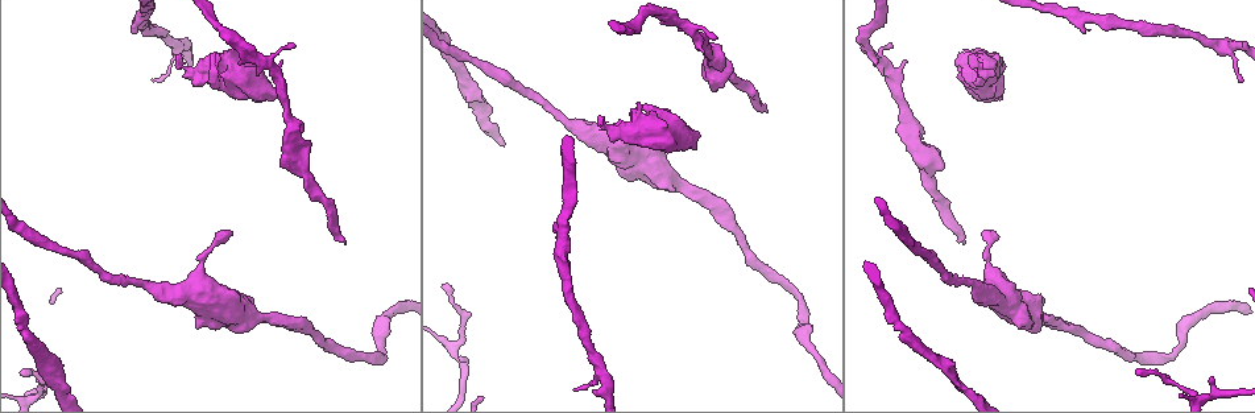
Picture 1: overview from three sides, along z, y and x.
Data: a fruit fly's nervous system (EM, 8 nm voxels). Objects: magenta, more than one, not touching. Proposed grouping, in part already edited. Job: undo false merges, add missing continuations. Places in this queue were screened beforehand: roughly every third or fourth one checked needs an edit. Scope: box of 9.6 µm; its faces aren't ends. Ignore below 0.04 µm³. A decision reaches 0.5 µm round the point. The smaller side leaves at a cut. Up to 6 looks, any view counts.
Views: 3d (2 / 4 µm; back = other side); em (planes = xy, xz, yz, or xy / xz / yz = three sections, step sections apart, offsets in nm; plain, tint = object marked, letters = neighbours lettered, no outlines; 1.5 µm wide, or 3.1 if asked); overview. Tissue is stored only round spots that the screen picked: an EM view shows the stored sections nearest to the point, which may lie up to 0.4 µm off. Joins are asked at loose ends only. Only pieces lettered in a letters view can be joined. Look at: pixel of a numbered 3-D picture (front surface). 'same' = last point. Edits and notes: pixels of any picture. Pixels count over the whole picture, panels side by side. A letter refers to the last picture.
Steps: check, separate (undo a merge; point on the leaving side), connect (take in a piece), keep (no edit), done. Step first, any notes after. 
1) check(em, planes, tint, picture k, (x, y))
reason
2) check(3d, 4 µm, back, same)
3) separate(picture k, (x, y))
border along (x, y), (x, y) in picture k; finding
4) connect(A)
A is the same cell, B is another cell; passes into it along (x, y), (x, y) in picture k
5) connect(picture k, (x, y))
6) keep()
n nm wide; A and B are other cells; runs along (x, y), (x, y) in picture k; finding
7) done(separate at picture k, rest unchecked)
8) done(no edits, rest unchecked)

check(3d, 4 µm, picture 1, (764, 111))

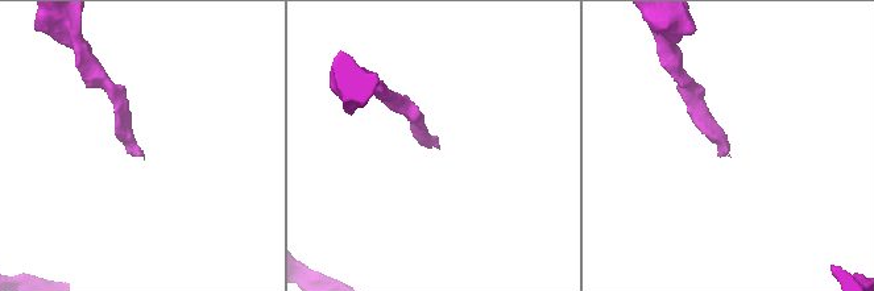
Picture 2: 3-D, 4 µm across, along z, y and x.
check(em, planes, letters, picture 2, (727, 153))

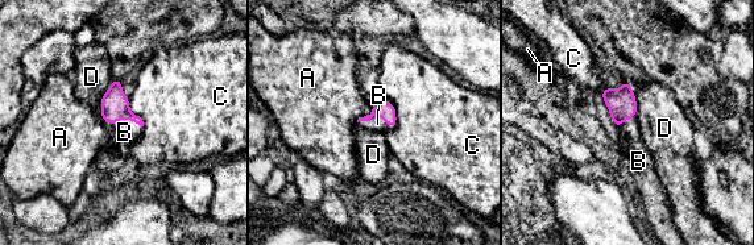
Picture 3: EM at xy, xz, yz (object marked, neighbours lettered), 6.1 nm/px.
connect(B)
B is the same cell, A, C and D are other cells; passes into it along (385, 109), (375, 115), (377, 124) in picture 3; it goes on there

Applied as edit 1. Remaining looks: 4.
check(overview)

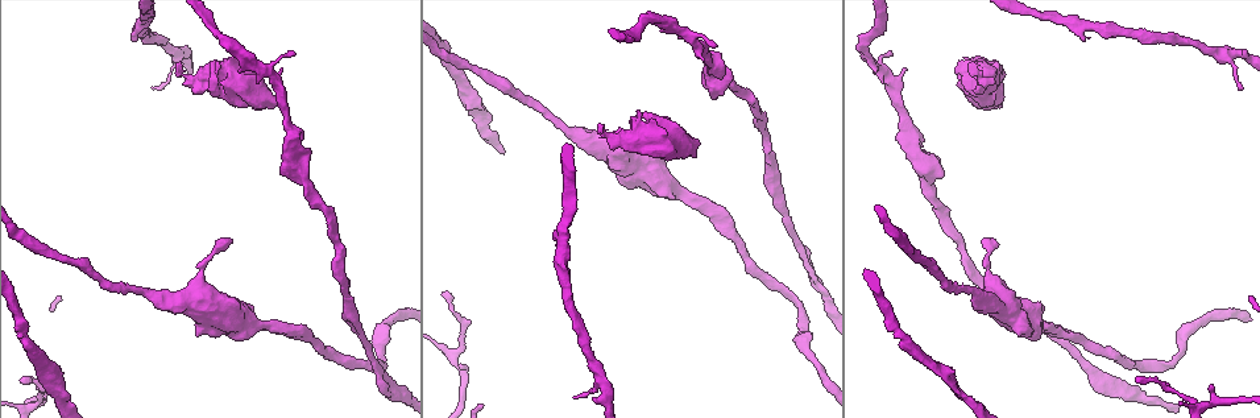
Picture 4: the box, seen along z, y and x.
check(em, planes, plain, picture 4, (272, 106))

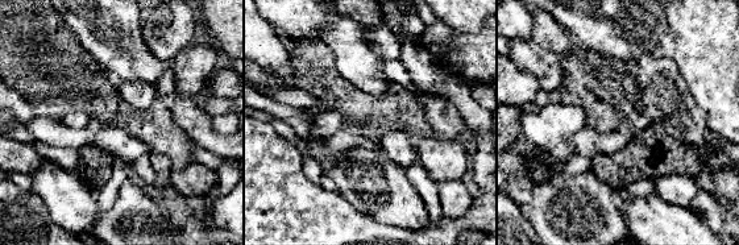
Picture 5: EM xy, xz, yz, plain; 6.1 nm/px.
check(em, planes, letters, same)

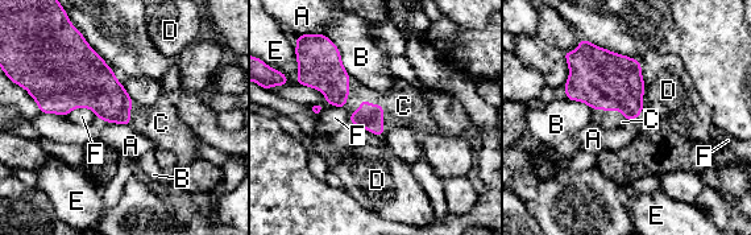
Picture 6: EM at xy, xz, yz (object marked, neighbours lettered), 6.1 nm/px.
connect(C)
C is the same cell, A, B, D, E and F are other cells; passes into it along (370, 118), (382, 110), (403, 106) in picture 6; the cell continues

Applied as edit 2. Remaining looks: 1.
done(connect at picture 3, connect at picture 6, rest unchecked)

